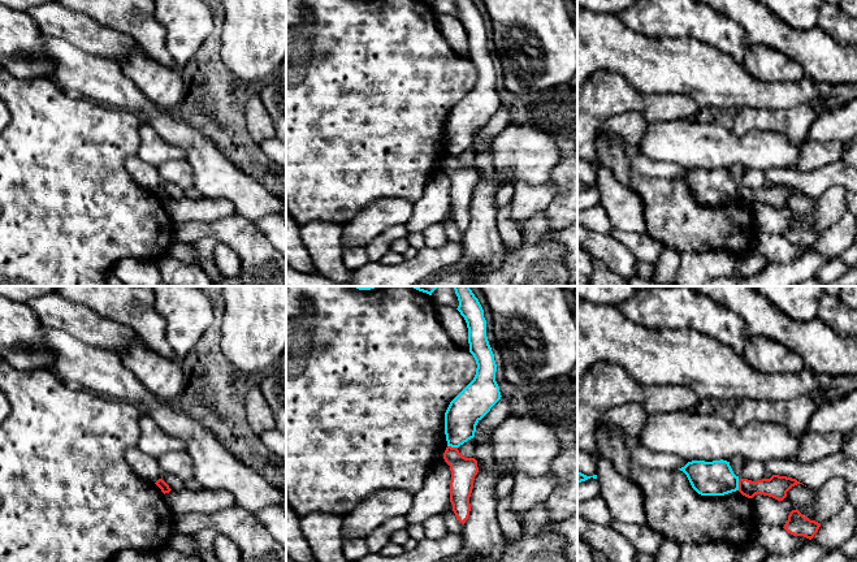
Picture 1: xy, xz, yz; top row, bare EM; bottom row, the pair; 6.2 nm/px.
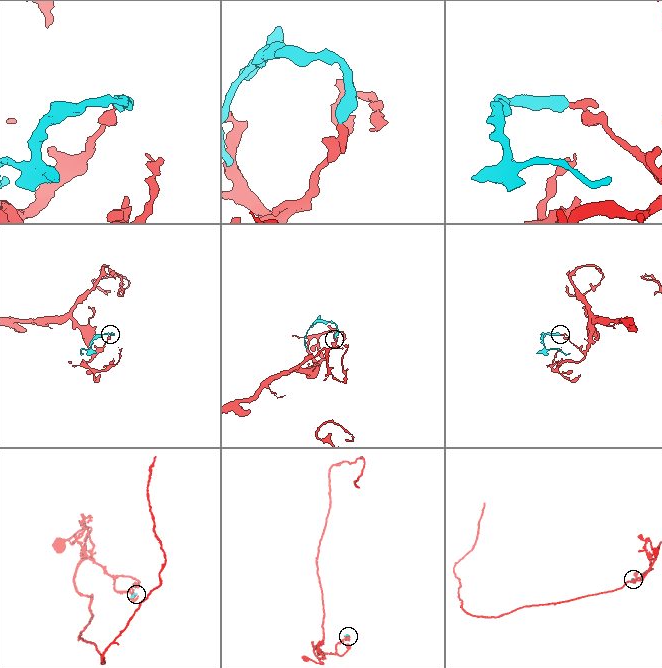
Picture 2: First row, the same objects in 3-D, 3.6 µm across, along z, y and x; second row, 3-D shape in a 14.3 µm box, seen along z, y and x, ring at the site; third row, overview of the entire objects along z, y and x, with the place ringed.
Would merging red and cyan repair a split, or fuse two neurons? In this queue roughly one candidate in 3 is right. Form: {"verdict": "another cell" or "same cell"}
{"verdict": "another cell"}

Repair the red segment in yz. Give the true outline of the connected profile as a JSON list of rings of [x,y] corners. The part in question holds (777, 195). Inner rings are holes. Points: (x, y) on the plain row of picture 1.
[[[772,183],[770,187],[757,190],[739,187],[739,200],[748,207],[753,207],[756,203],[763,203],[783,209],[787,206],[787,200],[797,193],[802,191],[779,183]]]

